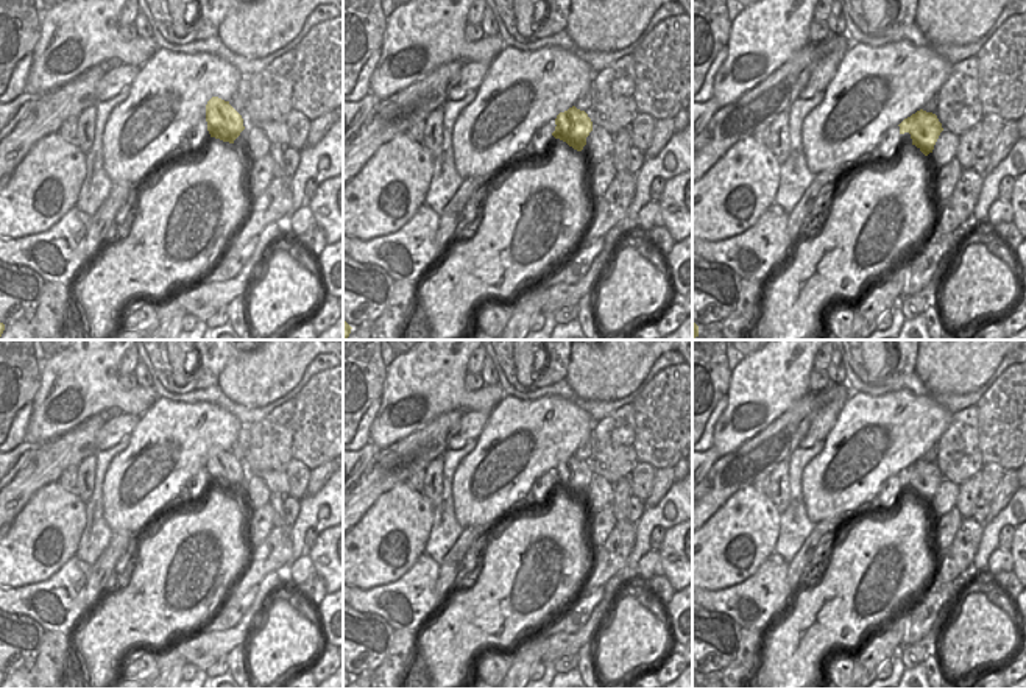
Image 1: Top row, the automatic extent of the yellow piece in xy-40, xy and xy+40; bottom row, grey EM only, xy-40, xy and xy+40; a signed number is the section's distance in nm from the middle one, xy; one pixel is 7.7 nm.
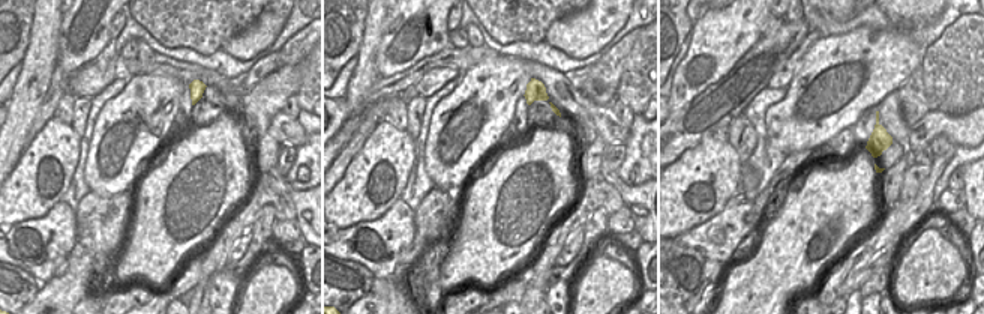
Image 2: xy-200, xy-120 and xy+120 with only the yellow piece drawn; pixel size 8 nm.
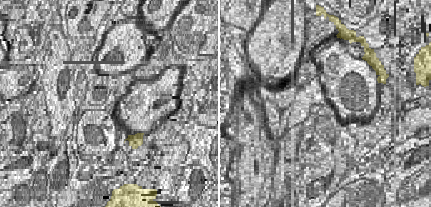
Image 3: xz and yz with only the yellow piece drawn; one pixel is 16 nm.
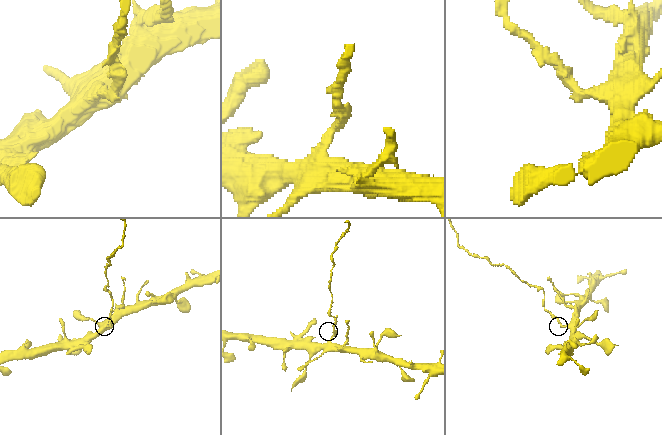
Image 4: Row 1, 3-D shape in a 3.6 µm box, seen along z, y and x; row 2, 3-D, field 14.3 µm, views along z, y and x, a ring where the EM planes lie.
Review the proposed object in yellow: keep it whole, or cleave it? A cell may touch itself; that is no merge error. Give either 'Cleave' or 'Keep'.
Cleave

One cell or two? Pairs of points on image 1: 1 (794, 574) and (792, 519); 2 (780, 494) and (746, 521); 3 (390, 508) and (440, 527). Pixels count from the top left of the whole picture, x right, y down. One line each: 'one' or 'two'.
1: two
2: two
3: two

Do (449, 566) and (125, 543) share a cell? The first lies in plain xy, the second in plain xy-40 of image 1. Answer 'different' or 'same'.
same

